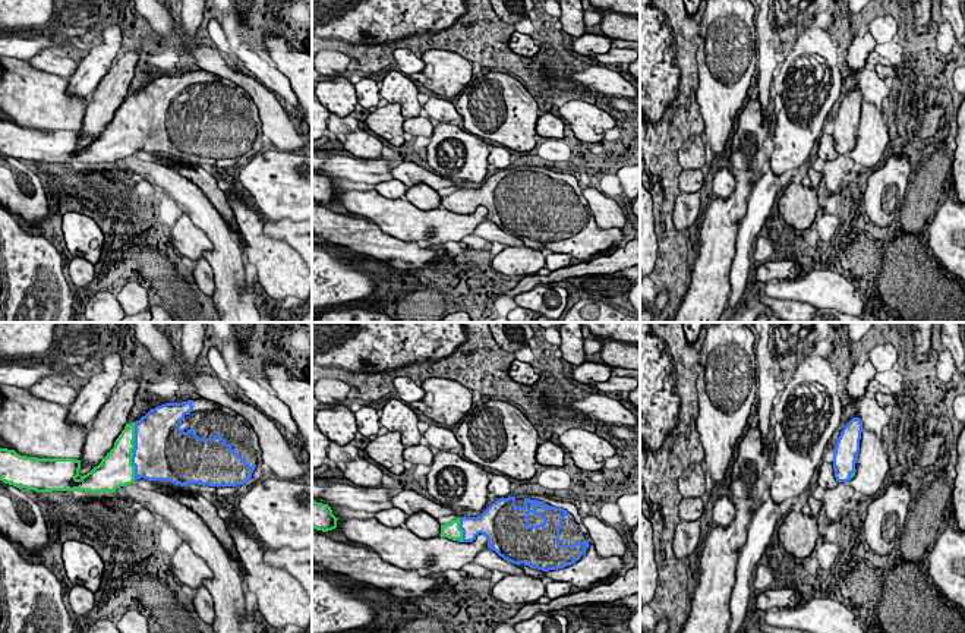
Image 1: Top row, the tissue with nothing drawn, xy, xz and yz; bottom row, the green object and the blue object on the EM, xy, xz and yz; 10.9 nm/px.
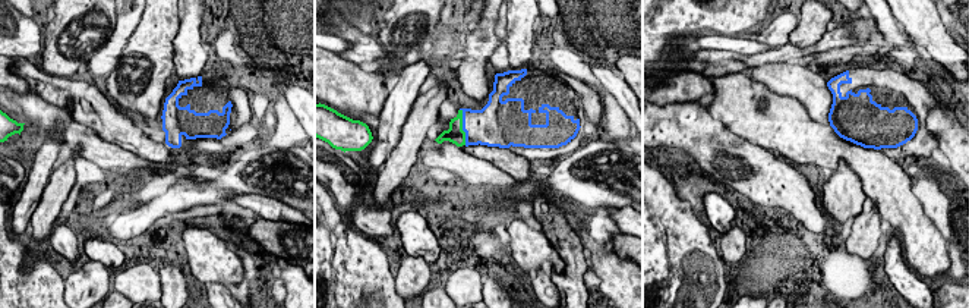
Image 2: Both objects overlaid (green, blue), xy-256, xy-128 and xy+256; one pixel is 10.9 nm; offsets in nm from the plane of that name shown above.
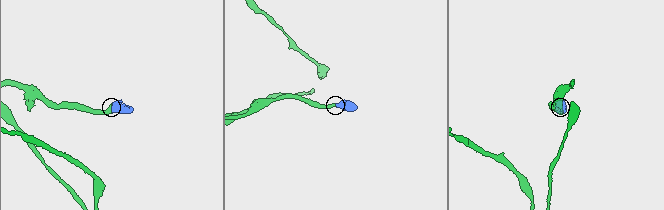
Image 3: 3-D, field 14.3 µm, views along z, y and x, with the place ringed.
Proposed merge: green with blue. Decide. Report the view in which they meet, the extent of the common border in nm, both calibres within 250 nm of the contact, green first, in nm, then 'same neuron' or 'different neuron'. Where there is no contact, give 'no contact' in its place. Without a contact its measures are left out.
xy | 650 nm | 380/460 nm | same neuron

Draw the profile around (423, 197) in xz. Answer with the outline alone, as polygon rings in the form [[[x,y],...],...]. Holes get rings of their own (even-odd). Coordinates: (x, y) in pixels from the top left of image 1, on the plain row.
[[[391,179],[375,185],[375,189],[390,199],[400,199],[406,195],[409,202],[423,211],[441,207],[441,196],[438,190],[423,183],[407,188],[403,182]]]

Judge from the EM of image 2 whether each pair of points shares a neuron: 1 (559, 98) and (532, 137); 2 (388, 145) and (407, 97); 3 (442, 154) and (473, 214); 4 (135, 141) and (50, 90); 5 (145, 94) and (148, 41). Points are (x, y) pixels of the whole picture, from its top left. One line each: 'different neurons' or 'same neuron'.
1: same neuron
2: same neuron
3: different neurons
4: same neuron
5: same neuron

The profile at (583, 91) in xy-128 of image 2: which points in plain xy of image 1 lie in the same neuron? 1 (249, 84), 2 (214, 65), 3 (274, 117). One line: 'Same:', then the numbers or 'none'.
Same: 1, 2, 3

